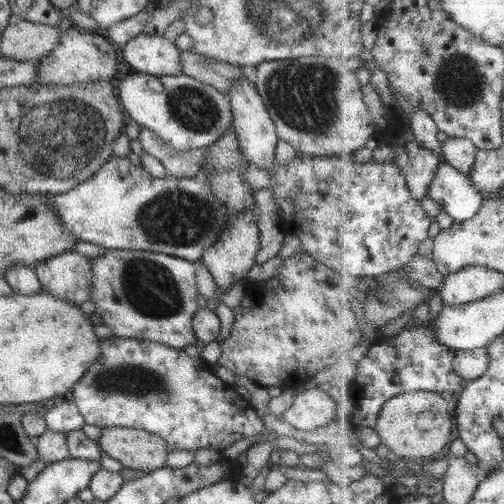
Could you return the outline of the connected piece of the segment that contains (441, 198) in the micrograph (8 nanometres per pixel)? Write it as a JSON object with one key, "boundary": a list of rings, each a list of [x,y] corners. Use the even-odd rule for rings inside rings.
{"boundary":[[[447,162],[440,163],[428,196],[459,223],[477,216],[487,197],[475,189],[467,175]]]}

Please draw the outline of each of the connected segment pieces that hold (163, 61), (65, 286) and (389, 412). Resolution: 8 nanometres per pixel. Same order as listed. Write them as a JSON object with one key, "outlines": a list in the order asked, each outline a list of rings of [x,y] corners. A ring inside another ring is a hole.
{"outlines":[[[[141,33],[121,47],[123,60],[141,74],[155,77],[180,74],[180,50],[171,39]]],[[[65,251],[33,266],[43,290],[80,305],[91,298],[91,259]]],[[[411,392],[399,394],[385,403],[368,441],[383,440],[383,444],[400,458],[422,458],[427,462],[430,456],[447,448],[457,433],[456,428],[456,410],[451,401],[445,400],[439,393]]]]}

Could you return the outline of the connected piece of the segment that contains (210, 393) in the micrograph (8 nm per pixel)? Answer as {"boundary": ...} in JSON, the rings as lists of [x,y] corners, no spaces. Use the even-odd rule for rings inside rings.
{"boundary":[[[111,336],[99,339],[99,357],[71,387],[71,396],[85,424],[145,430],[163,439],[168,452],[196,451],[207,446],[222,451],[237,440],[257,438],[259,434],[265,442],[267,434],[274,433],[265,427],[249,400],[237,395],[233,385],[221,381],[213,372],[213,367],[200,356],[190,357],[183,349],[172,349],[158,342]]]}

